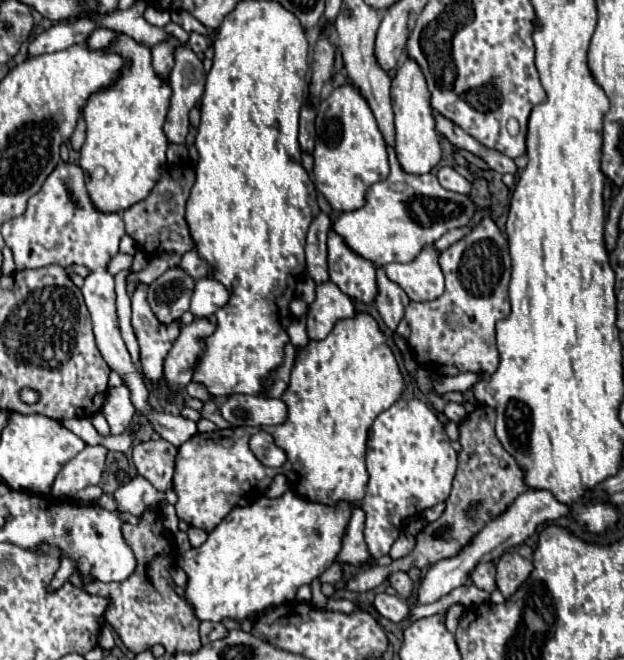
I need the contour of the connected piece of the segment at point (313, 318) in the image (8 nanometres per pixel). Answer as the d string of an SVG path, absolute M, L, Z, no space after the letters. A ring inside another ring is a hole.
M332 281L316 287L316 301L308 311L308 335L314 341L322 341L334 329L340 319L354 317L354 303Z

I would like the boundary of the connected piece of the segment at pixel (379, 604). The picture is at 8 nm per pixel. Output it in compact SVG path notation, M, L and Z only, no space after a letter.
M378 593L374 599L374 607L382 617L386 617L394 623L402 623L410 615L410 605L404 599L392 597L388 593Z

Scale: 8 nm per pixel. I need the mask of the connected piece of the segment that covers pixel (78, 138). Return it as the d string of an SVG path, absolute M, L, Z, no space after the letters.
M80 117L80 121L78 121L78 127L76 127L76 131L74 131L74 135L72 135L72 139L70 139L70 145L72 145L72 149L74 151L78 151L80 147L82 147L82 143L84 143L84 131L86 131L86 123L84 123L84 119Z

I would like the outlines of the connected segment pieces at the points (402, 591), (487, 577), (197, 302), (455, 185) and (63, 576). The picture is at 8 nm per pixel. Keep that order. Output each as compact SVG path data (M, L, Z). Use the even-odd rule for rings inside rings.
M398 571L398 573L396 573L396 575L392 575L392 579L388 579L388 581L390 581L390 585L398 591L398 595L400 595L400 597L410 599L410 597L414 595L414 583L412 583L412 579L408 577L408 573Z
M480 563L474 571L472 571L472 581L476 587L492 593L496 589L496 565L490 563Z
M198 279L194 285L194 293L190 299L190 313L196 319L204 319L220 309L228 301L228 291L222 283L214 279Z
M438 169L436 177L444 189L460 195L470 195L470 183L464 177L460 177L454 169Z
M62 559L58 571L48 585L48 591L53 592L60 588L65 581L75 572L76 563L72 559Z

